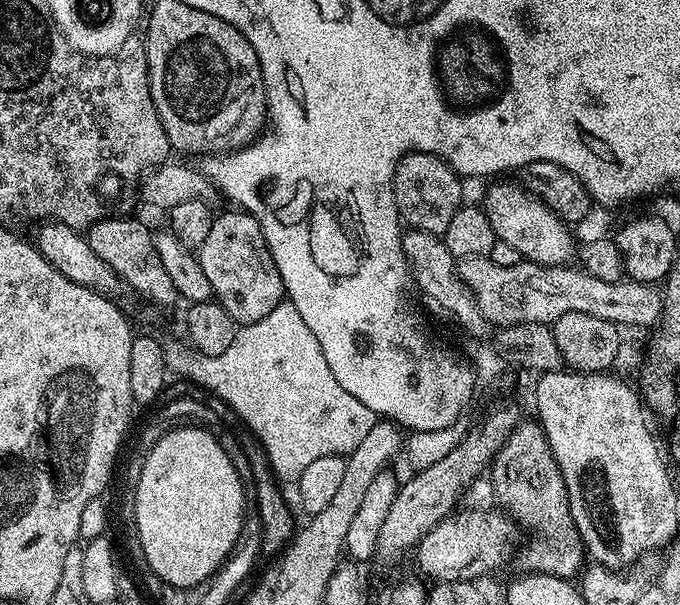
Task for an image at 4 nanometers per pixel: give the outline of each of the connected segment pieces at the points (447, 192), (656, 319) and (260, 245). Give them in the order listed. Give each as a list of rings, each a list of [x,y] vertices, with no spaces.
[[[414,151],[404,153],[396,164],[390,196],[391,199],[396,199],[396,208],[401,216],[399,219],[405,225],[408,223],[409,229],[443,237],[446,226],[450,226],[454,214],[458,214],[465,203],[464,188],[460,185],[461,177],[457,169],[453,165],[452,169],[448,164],[451,163],[445,157],[436,156],[432,152]]]
[[[475,256],[474,258],[466,258],[465,260],[459,261],[458,271],[462,282],[466,282],[466,286],[470,286],[470,290],[474,294],[474,298],[478,302],[478,306],[482,310],[484,319],[488,321],[489,325],[499,326],[500,328],[514,327],[519,324],[547,324],[549,326],[555,324],[558,318],[562,318],[562,314],[594,314],[594,318],[602,318],[608,320],[611,324],[617,326],[625,326],[629,324],[632,328],[648,328],[651,329],[653,326],[659,325],[662,319],[662,313],[664,310],[664,297],[661,289],[654,284],[643,284],[637,280],[629,280],[627,278],[619,280],[618,282],[602,282],[602,278],[594,278],[588,272],[572,268],[573,266],[561,266],[558,268],[544,268],[540,264],[534,264],[531,262],[521,262],[514,266],[498,266],[497,263],[489,260],[486,256]]]
[[[228,210],[213,219],[210,235],[198,249],[202,271],[210,281],[212,294],[216,303],[220,304],[234,318],[237,325],[253,324],[274,306],[285,299],[284,283],[278,274],[278,266],[274,266],[274,258],[268,249],[266,238],[262,234],[262,226],[249,212]]]

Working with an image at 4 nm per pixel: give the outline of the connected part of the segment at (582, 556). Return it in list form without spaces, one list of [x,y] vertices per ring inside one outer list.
[[[539,423],[517,424],[493,460],[491,476],[492,492],[501,504],[497,505],[511,516],[521,529],[529,528],[537,536],[537,540],[532,540],[525,548],[523,545],[519,549],[519,571],[524,574],[545,572],[563,580],[572,580],[585,567],[586,553],[574,518],[570,514],[564,475],[558,470],[558,462]]]

